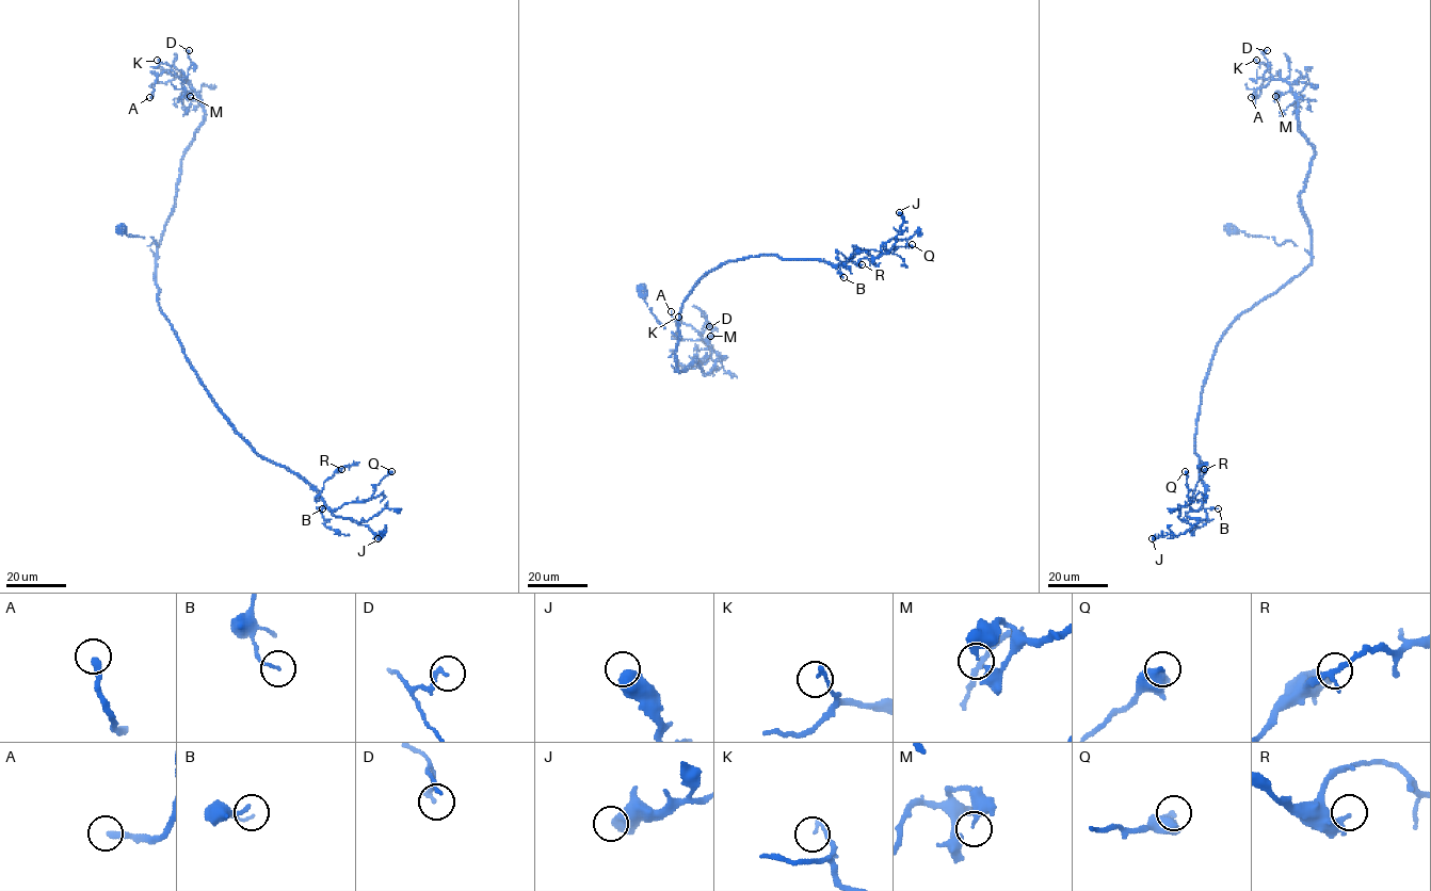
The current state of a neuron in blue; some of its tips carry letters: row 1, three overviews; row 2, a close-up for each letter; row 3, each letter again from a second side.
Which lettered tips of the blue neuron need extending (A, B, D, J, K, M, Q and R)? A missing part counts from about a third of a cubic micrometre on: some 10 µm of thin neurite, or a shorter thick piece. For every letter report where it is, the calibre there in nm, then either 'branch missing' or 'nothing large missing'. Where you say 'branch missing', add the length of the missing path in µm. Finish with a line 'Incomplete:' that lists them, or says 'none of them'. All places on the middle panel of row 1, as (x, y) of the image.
A: at (671, 311); 260 nm thick; nothing large missing
B: at (843, 277); 80 nm thick; nothing large missing
D: at (709, 326); 180 nm thick; nothing large missing
J: at (899, 212); 550 nm thick; nothing large missing
K: at (678, 317); 160 nm thick; nothing large missing
M: at (710, 336); 360 nm thick; nothing large missing
Q: at (912, 244); 480 nm thick; nothing large missing
R: at (862, 264); 280 nm thick; nothing large missing
Incomplete: none of them

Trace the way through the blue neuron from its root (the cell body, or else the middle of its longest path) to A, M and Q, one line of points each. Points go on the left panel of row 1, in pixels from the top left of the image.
A: (121, 229), (149, 237), (155, 255), (181, 158), (204, 116), (201, 96), (166, 70), (156, 76), (149, 97)
M: (121, 229), (149, 237), (155, 255), (181, 158), (204, 116), (202, 100), (190, 96)
Q: (121, 229), (157, 244), (161, 312), (259, 455), (332, 509), (369, 499), (391, 471)

